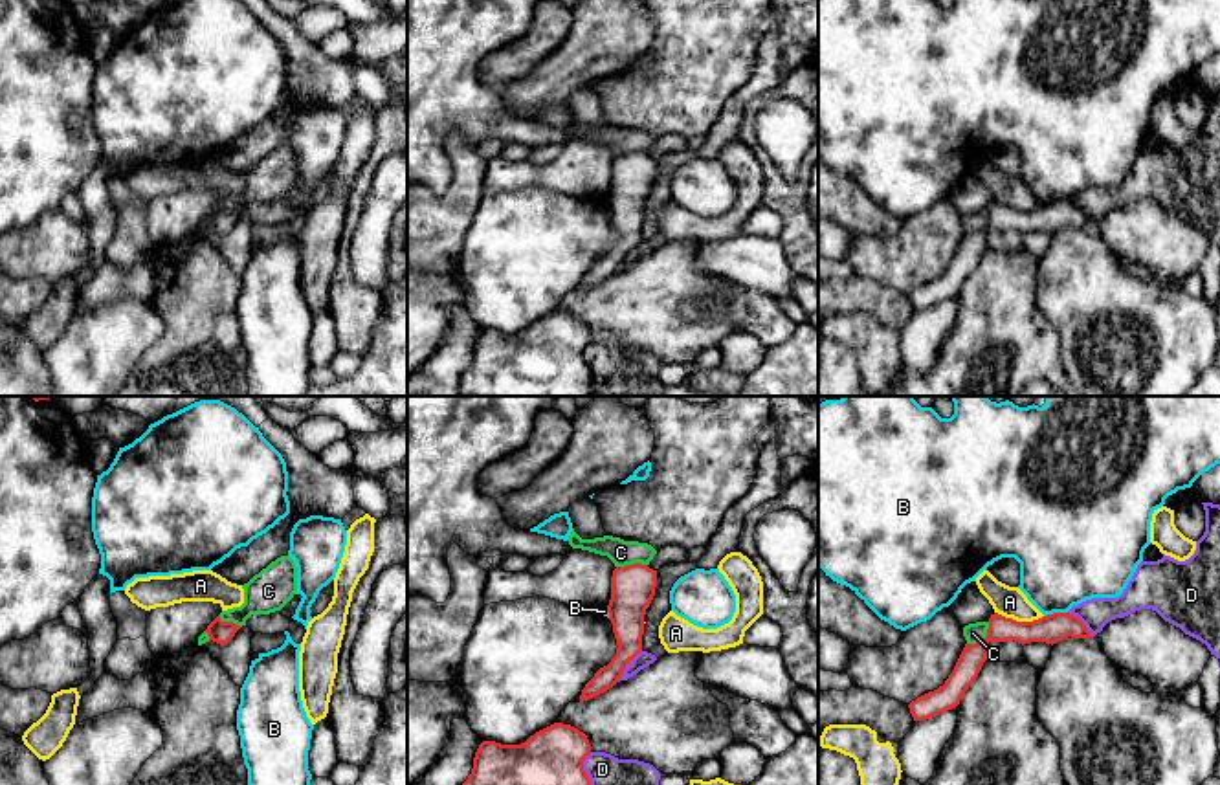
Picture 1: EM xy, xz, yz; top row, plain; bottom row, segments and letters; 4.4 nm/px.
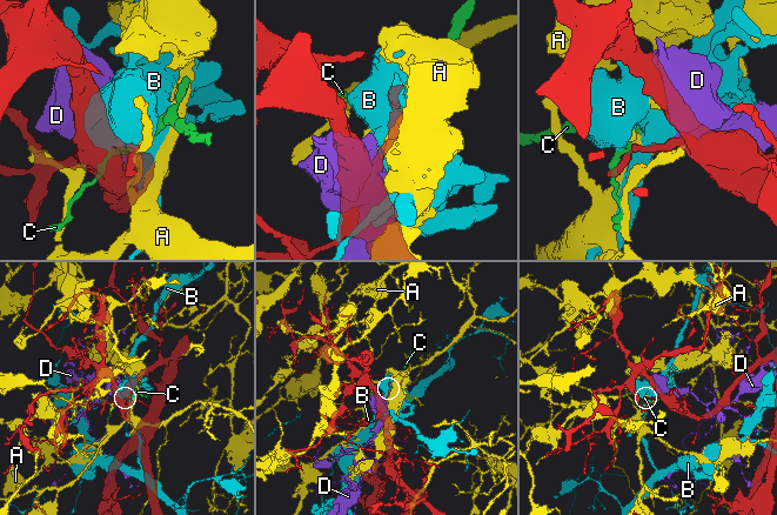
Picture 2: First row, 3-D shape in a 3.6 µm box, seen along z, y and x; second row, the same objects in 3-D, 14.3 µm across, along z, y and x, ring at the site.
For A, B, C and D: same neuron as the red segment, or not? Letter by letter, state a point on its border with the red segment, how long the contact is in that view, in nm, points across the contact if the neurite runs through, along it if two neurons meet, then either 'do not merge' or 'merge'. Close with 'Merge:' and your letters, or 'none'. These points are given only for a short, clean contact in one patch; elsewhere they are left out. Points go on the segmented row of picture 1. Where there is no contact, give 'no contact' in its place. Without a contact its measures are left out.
A: meets red in yz at (1019, 622); contact 220 nm long; do not merge
B: meets red in yz at (1055, 613); contact 110 nm long; do not merge
C: meets red in yz at (984, 639); contact 140 nm long; border along yz (989, 622), (987, 633), (980, 641), (967, 644); do not merge
D: meets red in xz at (582, 769); contact 140 nm long; do not merge
Merge: none

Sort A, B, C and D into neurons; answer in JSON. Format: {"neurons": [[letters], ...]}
{"neurons": [["A"], ["B"], ["C", "D"]]}

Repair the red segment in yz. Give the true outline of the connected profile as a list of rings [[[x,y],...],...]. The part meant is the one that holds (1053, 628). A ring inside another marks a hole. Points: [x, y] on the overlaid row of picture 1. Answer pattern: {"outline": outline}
{"outline": [[[998,613],[991,614],[987,636],[982,642],[965,644],[945,684],[908,704],[914,721],[936,717],[959,704],[987,660],[987,646],[991,642],[1015,640],[1022,646],[1029,642],[1046,642],[1053,646],[1068,636],[1093,638],[1086,625],[1070,613],[1053,613],[1033,622],[1016,622]]]}

